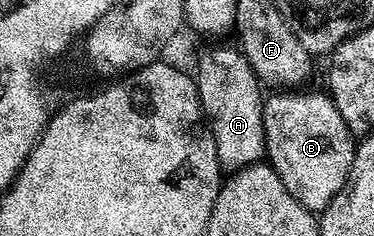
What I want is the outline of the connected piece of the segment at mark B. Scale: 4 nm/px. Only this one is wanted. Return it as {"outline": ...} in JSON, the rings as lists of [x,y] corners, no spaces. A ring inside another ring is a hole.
{"outline":[[[279,90],[263,101],[266,159],[285,182],[289,194],[311,212],[319,214],[345,186],[355,157],[356,137],[345,126],[326,91]]]}

